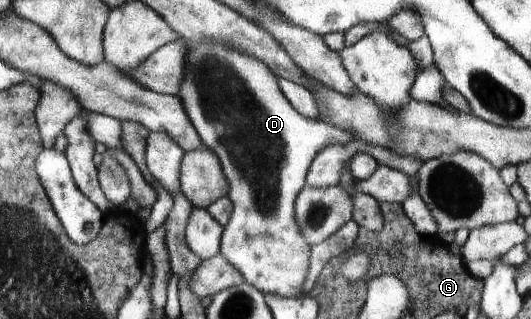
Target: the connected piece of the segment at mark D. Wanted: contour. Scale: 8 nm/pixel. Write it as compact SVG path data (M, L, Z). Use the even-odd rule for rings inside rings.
M200 41L189 46L191 53L187 59L187 73L178 96L203 146L219 157L224 176L230 181L227 197L232 201L233 212L228 224L223 226L220 254L238 269L244 282L258 288L265 297L305 297L312 246L304 240L296 223L295 203L307 184L307 172L320 151L332 147L332 143L346 145L353 140L353 135L320 119L302 117L283 95L279 78L260 59L242 51L232 51L232 48L220 43Z

